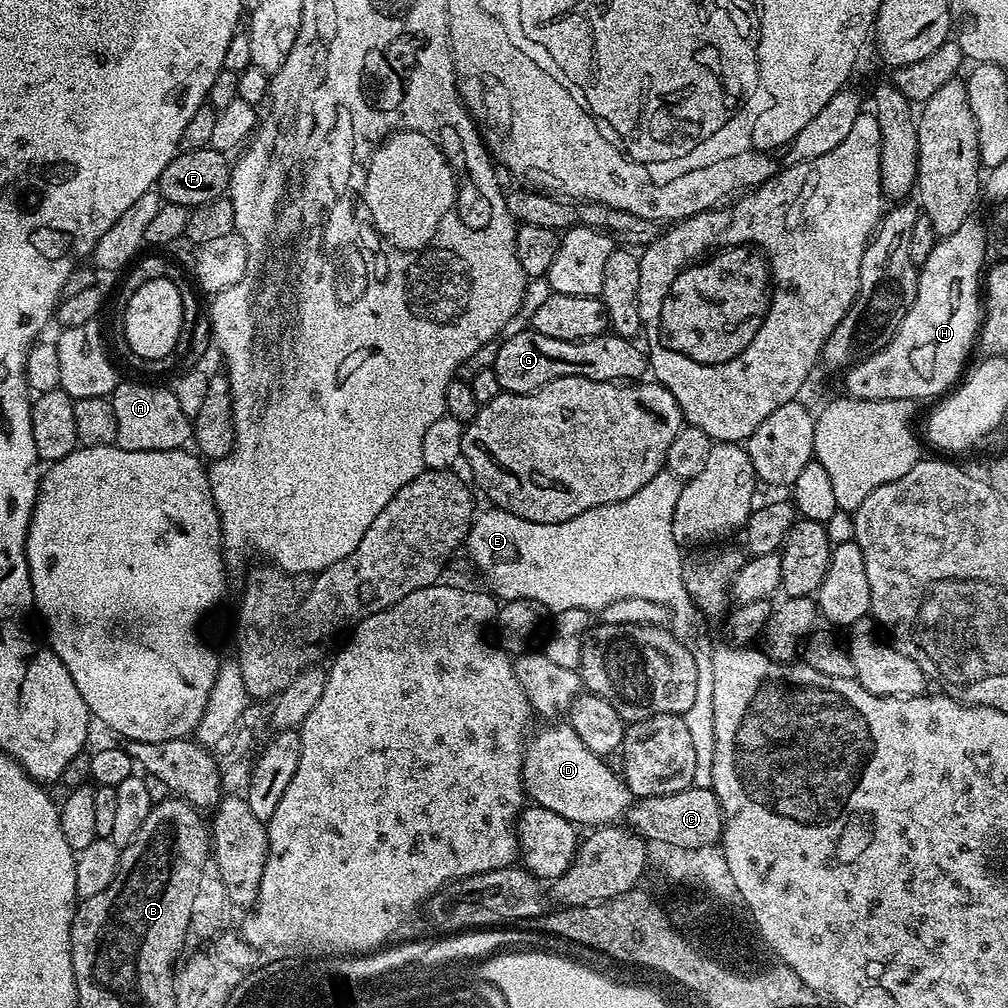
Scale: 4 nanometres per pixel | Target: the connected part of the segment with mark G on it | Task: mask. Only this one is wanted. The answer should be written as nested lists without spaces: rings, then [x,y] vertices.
[[[535,330],[527,331],[516,332],[513,336],[505,335],[499,341],[500,349],[492,369],[496,371],[500,387],[505,392],[537,392],[546,386],[546,382],[567,376],[636,382],[646,372],[645,349],[641,345],[639,348],[637,341],[627,336],[605,334],[589,340],[563,340],[549,338],[547,334],[538,334]]]

